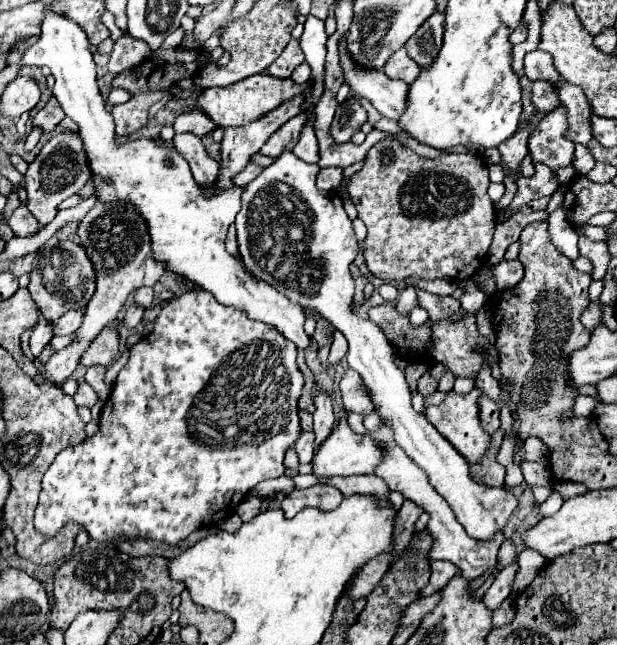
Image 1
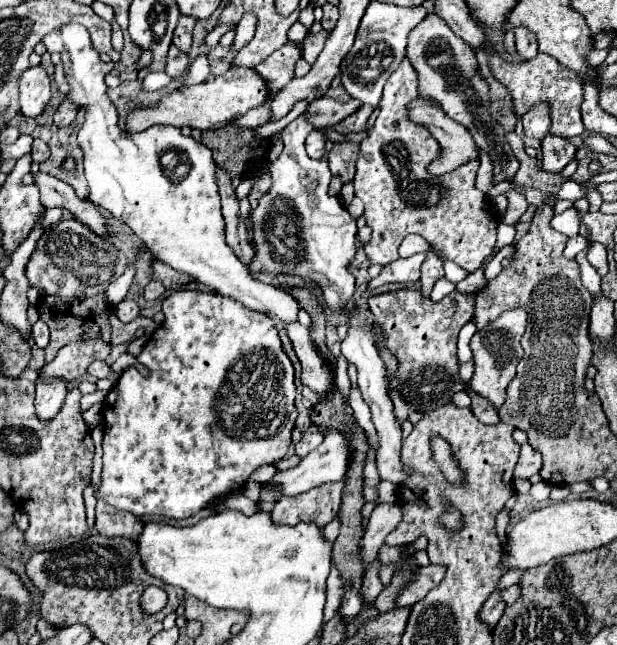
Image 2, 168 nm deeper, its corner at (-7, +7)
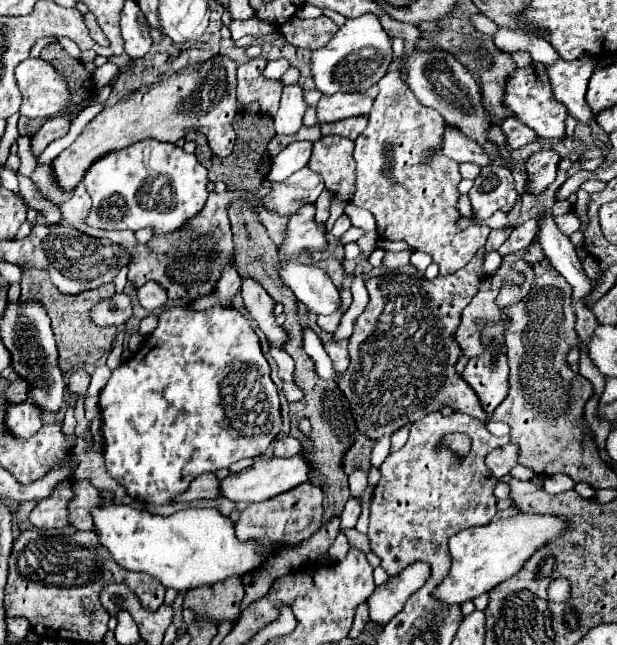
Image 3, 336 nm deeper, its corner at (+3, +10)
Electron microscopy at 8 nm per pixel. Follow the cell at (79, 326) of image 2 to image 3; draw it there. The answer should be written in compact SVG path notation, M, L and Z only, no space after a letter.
M22 268L22 300L30 302L36 300L41 302L48 314L58 346L58 366L62 370L70 370L70 368L82 368L84 364L96 364L96 360L72 360L78 358L78 352L82 354L82 358L100 358L104 352L110 352L112 340L116 336L116 328L100 328L96 326L90 319L92 308L100 301L111 298L115 294L114 284L104 284L96 290L89 290L77 295L66 295L59 290L48 280L48 274L44 270L30 270L30 268Z

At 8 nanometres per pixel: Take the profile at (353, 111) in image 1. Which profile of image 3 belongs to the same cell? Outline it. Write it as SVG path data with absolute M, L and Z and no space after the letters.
M354 116L354 118L340 120L340 122L330 122L330 124L322 126L322 136L336 134L336 136L344 136L344 138L356 140L358 134L362 134L362 130L366 128L366 122L368 122L366 116Z

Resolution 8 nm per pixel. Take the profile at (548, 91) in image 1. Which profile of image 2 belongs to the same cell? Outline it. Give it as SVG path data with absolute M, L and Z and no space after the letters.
M540 103L540 105L536 105L534 109L530 109L530 111L522 117L522 125L524 125L526 137L542 139L544 135L548 135L548 131L550 131L548 105L546 105L546 103Z

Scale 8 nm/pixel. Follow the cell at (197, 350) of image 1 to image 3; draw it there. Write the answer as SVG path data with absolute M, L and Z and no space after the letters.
M184 304L184 306L166 308L158 316L156 330L150 336L144 338L140 350L134 356L130 356L124 364L120 364L116 370L112 370L112 376L110 376L108 384L100 392L98 406L100 406L102 420L104 420L104 426L102 426L102 436L104 436L102 456L104 456L106 472L122 488L126 488L130 498L140 500L144 504L154 504L154 506L172 504L180 494L186 492L190 482L200 474L216 472L220 468L228 468L232 462L238 462L242 458L252 458L252 456L264 454L266 448L270 446L270 442L276 438L276 434L282 428L280 400L278 400L278 390L276 390L276 386L270 378L270 364L260 350L260 340L258 340L256 332L252 330L250 320L240 310L236 310L232 306L212 306L212 308L206 308L206 310L192 310Z

